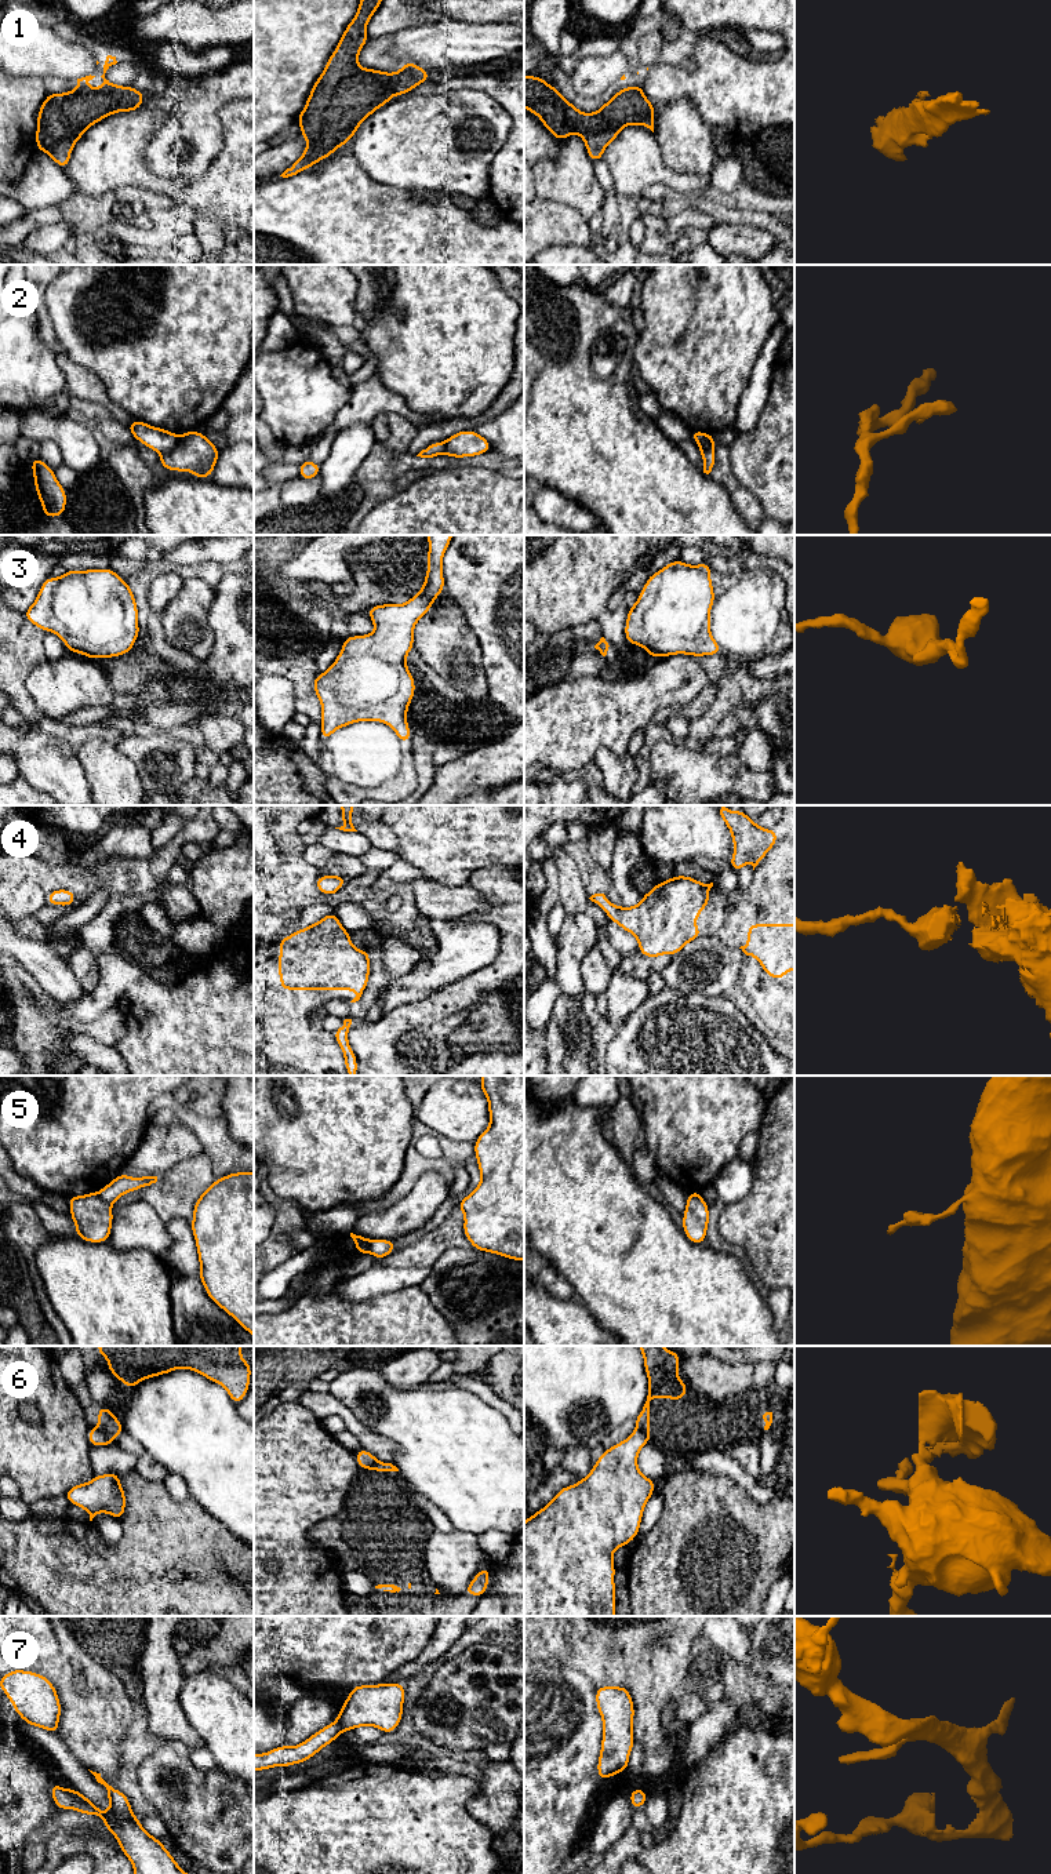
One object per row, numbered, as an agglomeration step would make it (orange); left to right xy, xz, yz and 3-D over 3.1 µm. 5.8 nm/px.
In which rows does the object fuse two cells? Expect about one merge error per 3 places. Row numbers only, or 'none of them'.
2, 5, 6

